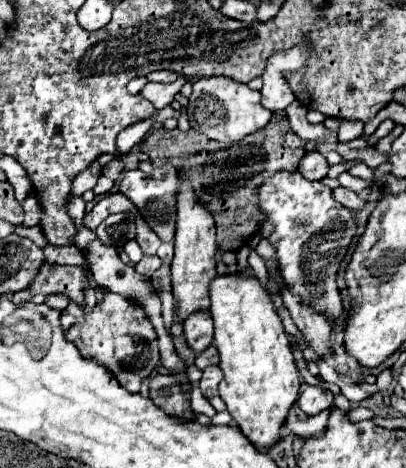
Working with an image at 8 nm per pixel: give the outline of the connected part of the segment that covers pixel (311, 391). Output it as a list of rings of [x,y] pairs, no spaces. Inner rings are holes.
[[[304,386],[302,394],[298,398],[298,406],[308,416],[314,416],[314,414],[330,408],[332,400],[334,400],[334,394],[330,390],[322,390],[322,388],[316,388],[316,386]]]

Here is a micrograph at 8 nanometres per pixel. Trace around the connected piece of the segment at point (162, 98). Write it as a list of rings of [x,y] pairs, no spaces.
[[[180,76],[176,82],[170,84],[148,82],[140,90],[140,96],[144,96],[146,100],[150,100],[156,106],[156,110],[160,110],[160,108],[168,106],[174,100],[174,94],[178,94],[182,86],[184,86],[184,76]]]

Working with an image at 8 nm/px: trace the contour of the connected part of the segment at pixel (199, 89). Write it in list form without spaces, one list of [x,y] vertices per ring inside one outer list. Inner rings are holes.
[[[224,76],[200,78],[194,82],[194,90],[188,104],[190,126],[196,132],[206,134],[210,140],[222,144],[240,142],[244,136],[262,130],[272,118],[272,112],[260,104],[260,98],[262,94],[258,90],[252,90],[246,84],[240,84],[232,78],[224,78]]]

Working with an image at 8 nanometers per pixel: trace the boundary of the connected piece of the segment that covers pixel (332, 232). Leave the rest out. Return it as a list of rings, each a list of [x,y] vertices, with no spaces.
[[[276,172],[274,176],[266,178],[258,190],[258,200],[260,200],[258,208],[266,216],[266,222],[274,224],[274,232],[268,236],[268,240],[276,250],[278,270],[290,294],[300,296],[308,308],[314,308],[316,312],[328,316],[330,322],[340,320],[342,318],[342,296],[340,296],[336,278],[338,278],[340,262],[358,230],[354,212],[342,206],[340,202],[336,202],[328,186],[324,186],[318,180],[306,180],[300,176],[300,172]]]

